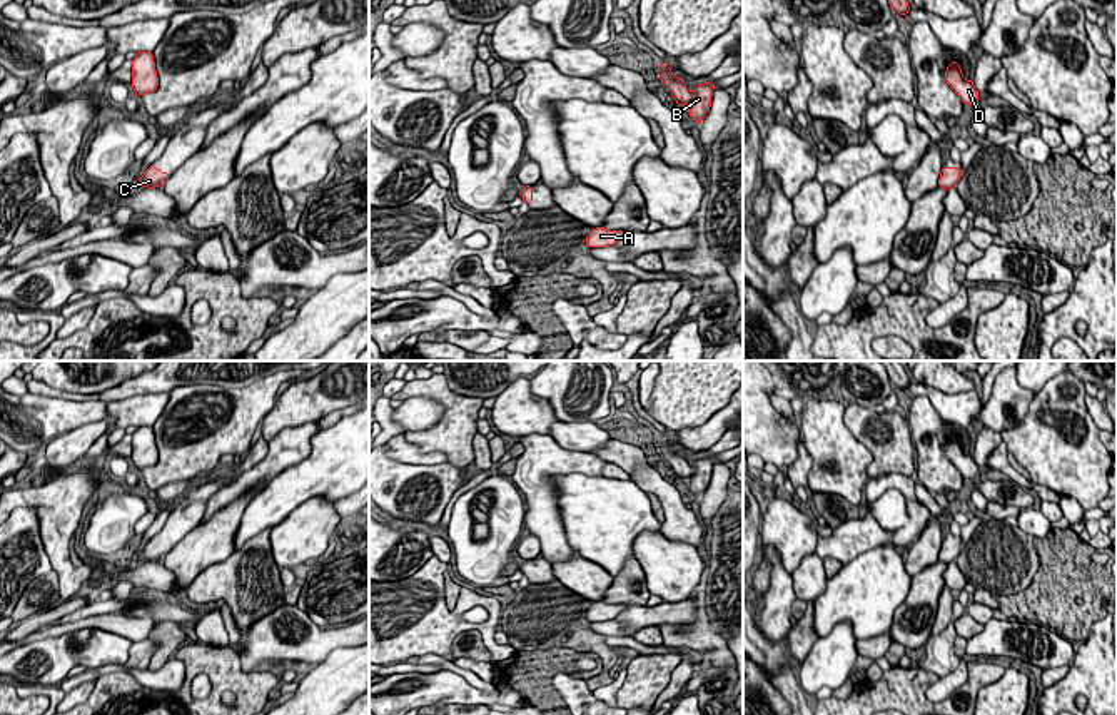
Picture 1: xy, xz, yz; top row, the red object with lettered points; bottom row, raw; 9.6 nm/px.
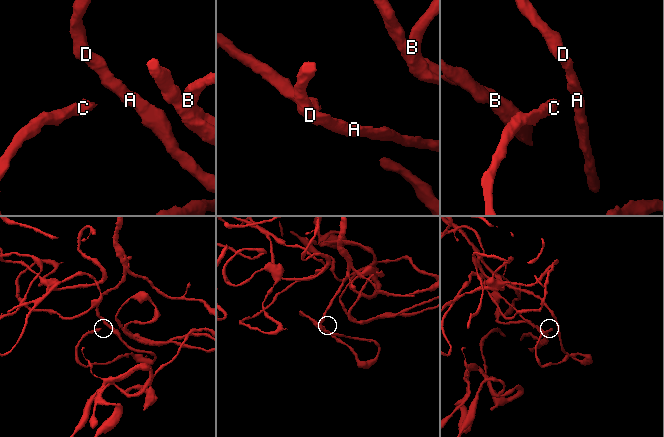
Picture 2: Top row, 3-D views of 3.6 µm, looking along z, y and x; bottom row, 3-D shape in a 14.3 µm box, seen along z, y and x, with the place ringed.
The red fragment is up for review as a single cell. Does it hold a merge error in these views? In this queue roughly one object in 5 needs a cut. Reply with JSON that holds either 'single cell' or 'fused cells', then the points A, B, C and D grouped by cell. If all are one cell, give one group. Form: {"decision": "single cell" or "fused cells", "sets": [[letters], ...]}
{"decision": "single cell", "sets": [["A", "B", "C", "D"]]}

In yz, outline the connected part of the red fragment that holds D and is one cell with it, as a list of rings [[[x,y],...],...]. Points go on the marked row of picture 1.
[[[952,62],[945,70],[945,80],[950,89],[960,97],[962,104],[977,107],[978,90],[972,80],[965,80],[962,68],[957,62]]]

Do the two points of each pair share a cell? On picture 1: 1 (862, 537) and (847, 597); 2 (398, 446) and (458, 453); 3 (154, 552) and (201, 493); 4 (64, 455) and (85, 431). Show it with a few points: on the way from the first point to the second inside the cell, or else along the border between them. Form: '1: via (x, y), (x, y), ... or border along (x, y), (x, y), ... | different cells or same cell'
1: border along (887, 543), (864, 550), (844, 565) | different cells
2: border along (403, 435), (423, 451), (441, 451), (448, 461) | different cells
3: via (167, 537), (191, 508) | same cell
4: via (69, 450), (82, 436) | same cell

